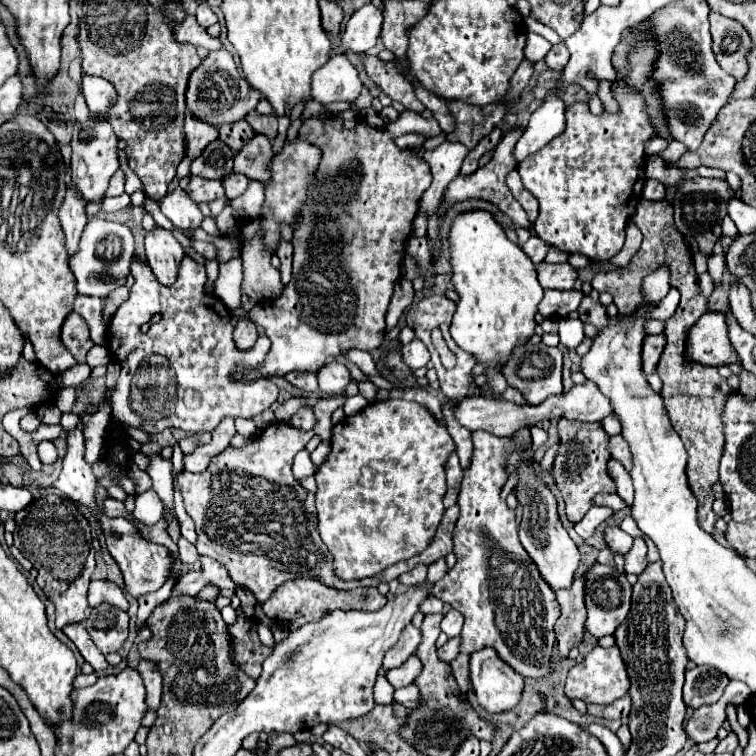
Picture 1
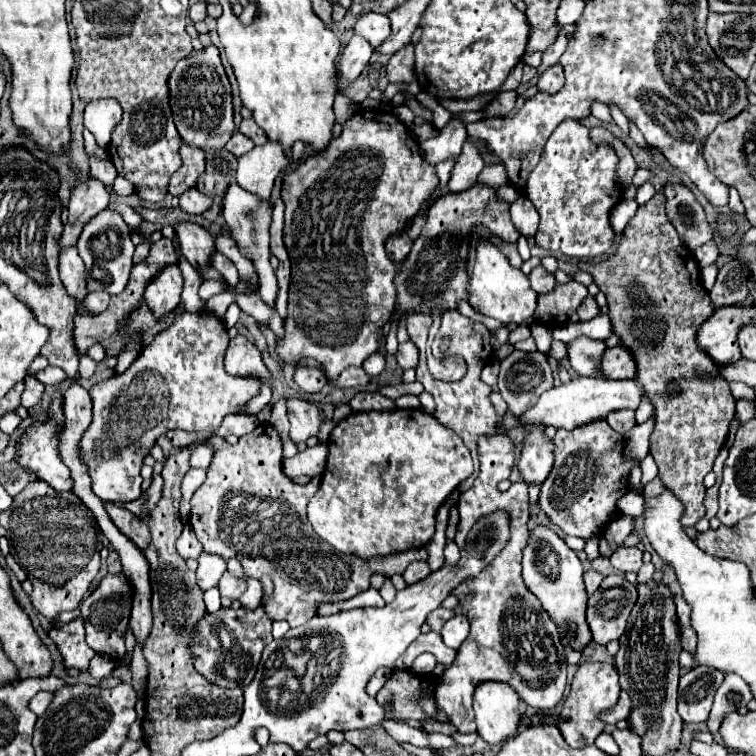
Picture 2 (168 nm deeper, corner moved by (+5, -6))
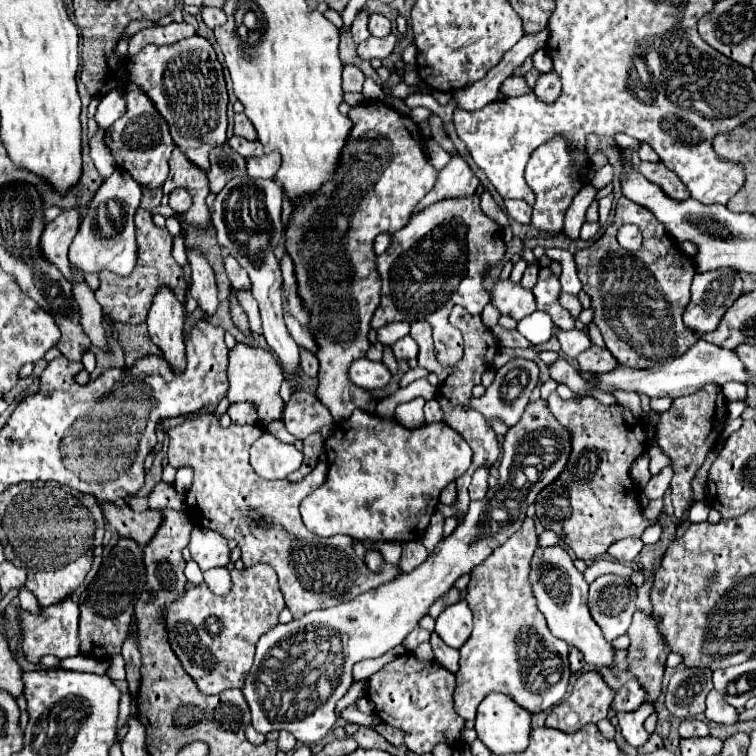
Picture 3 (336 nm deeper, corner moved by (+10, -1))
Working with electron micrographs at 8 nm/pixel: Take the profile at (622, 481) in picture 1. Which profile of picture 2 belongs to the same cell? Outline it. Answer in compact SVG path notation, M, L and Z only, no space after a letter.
M651 416L647 422L633 426L627 434L625 434L625 446L627 446L627 456L631 458L645 458L649 452L649 436L653 432L655 426L655 416Z

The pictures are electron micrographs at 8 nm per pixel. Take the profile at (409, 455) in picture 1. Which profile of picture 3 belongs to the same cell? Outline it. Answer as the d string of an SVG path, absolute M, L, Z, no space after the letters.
M356 409L348 419L334 423L332 437L324 441L324 453L328 457L328 475L326 481L300 503L302 521L320 537L342 533L358 541L406 543L420 537L430 525L430 517L436 509L434 503L438 503L442 489L464 475L472 463L470 445L446 423L408 429L396 419L382 419L360 409Z

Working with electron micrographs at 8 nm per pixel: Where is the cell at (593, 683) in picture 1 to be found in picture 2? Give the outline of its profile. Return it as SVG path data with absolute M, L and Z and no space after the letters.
M603 662L579 664L579 670L571 682L571 690L567 700L563 702L563 710L559 714L559 724L557 724L571 748L583 748L595 742L595 738L601 734L601 722L597 716L603 710L609 710L617 704L619 692L621 692L621 686L619 686L619 676L615 666L603 664Z

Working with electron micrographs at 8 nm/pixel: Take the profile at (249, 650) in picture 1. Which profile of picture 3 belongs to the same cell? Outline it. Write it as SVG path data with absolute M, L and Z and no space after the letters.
M254 565L244 571L234 569L232 583L232 591L224 597L210 593L206 585L194 587L188 583L186 595L164 609L174 653L198 689L208 695L232 687L242 689L252 667L256 641L278 625L278 613L284 609L278 577L270 565Z

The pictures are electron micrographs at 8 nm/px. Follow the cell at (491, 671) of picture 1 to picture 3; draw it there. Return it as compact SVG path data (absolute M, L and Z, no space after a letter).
M488 693L484 701L478 705L476 715L476 733L478 739L492 751L492 755L506 755L506 753L518 753L528 747L530 737L530 713L520 707L516 701L512 701L508 695L502 693Z

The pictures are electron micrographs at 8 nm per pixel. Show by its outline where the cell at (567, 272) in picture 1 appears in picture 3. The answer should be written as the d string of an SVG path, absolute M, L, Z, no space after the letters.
M538 263L528 265L520 283L522 283L526 289L532 289L532 287L536 285L536 281L538 281L538 271L540 271L540 265L538 265Z

